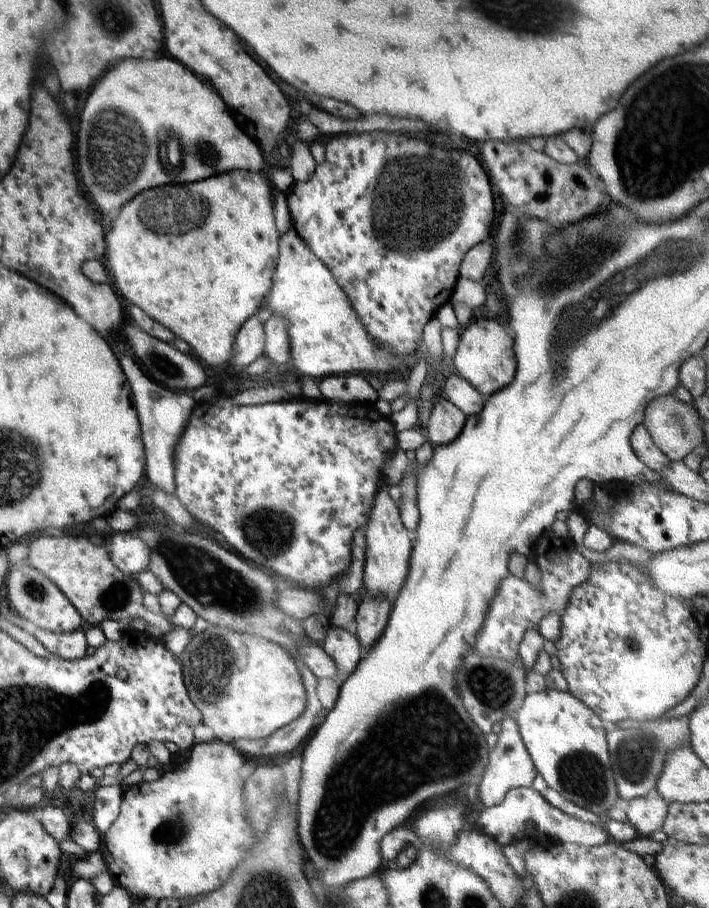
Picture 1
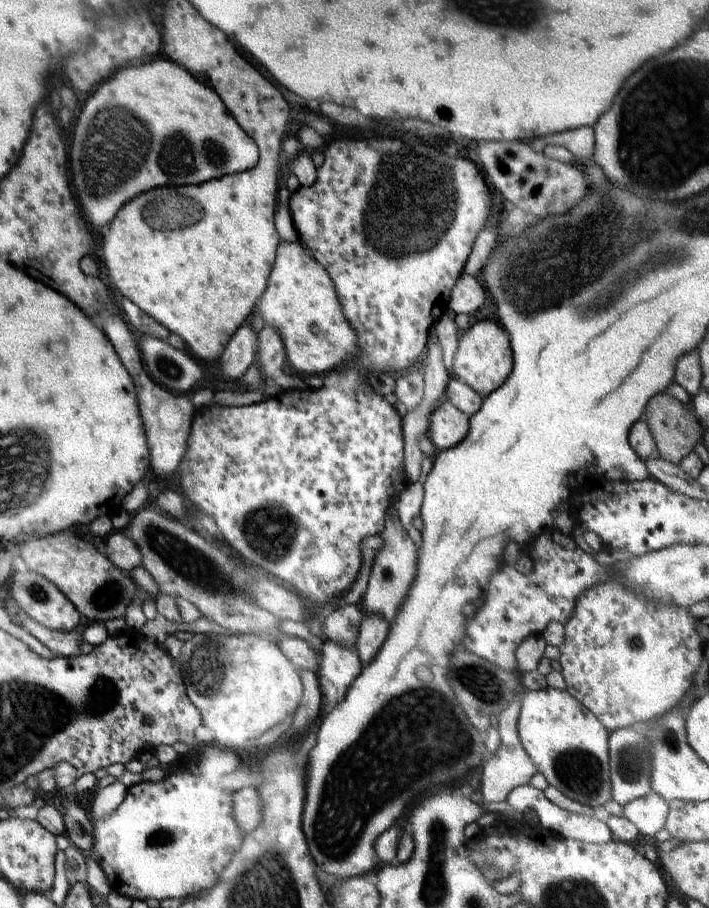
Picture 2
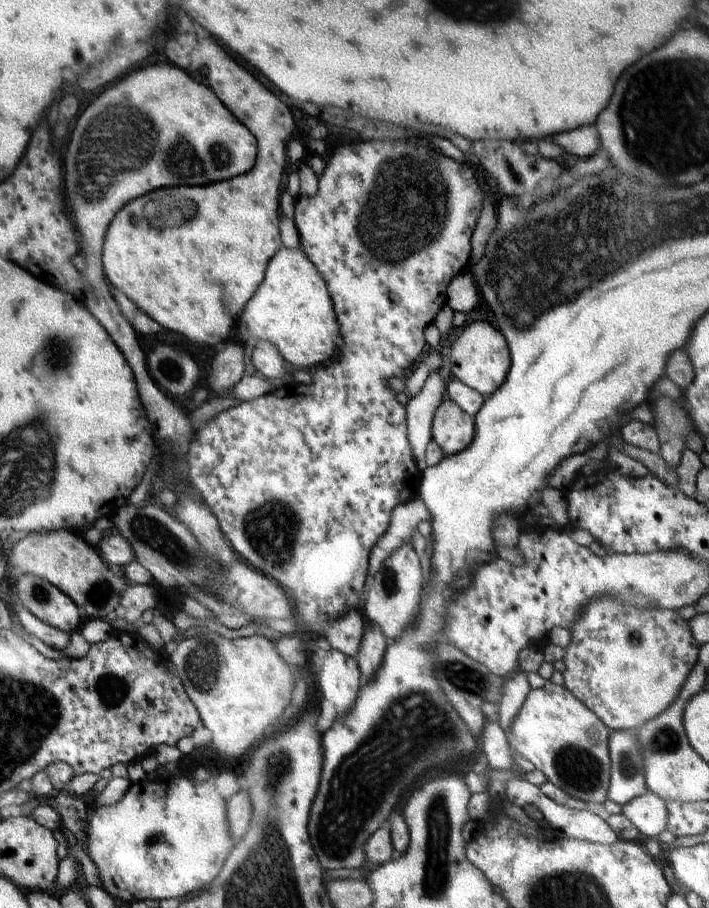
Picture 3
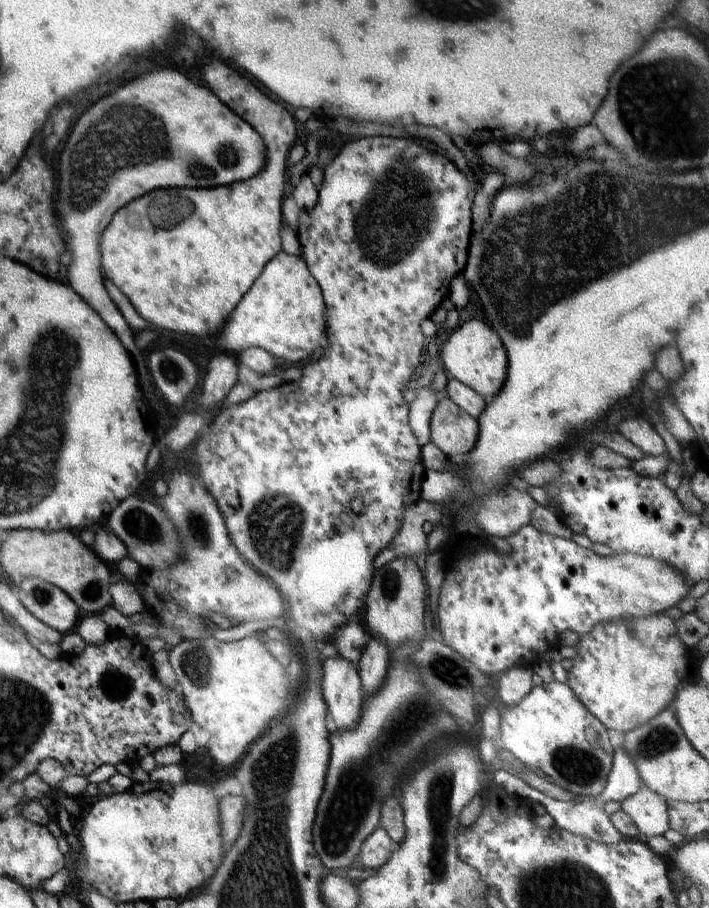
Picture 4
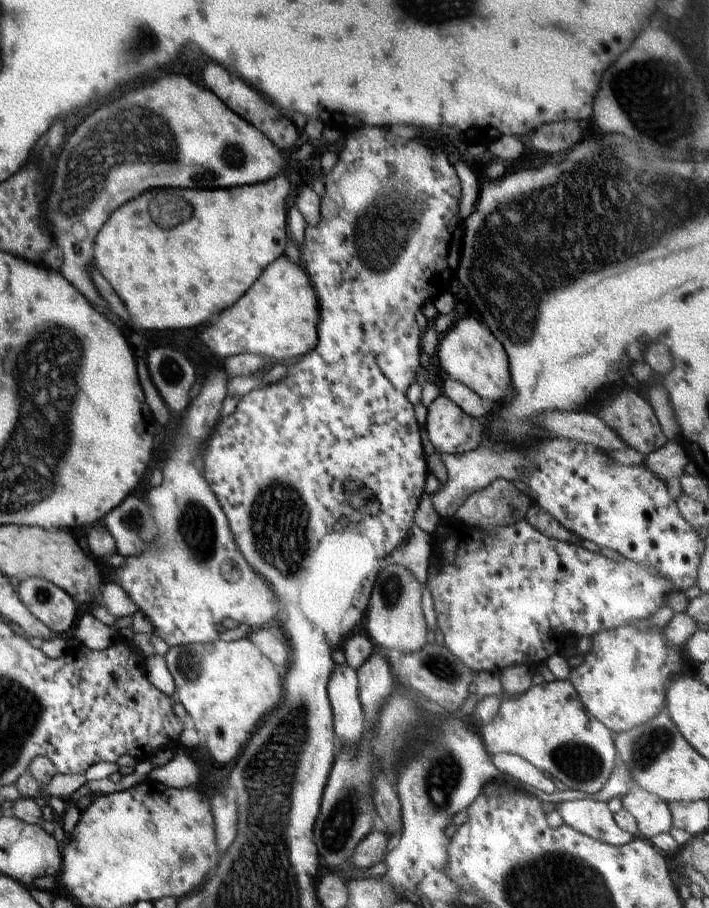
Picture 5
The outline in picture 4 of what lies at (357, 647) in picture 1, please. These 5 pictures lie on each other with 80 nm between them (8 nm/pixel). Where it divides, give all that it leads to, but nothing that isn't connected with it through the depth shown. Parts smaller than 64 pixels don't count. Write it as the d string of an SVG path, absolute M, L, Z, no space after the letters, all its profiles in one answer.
M342 655L322 662L321 691L337 730L352 730L361 713L363 686L357 666Z

